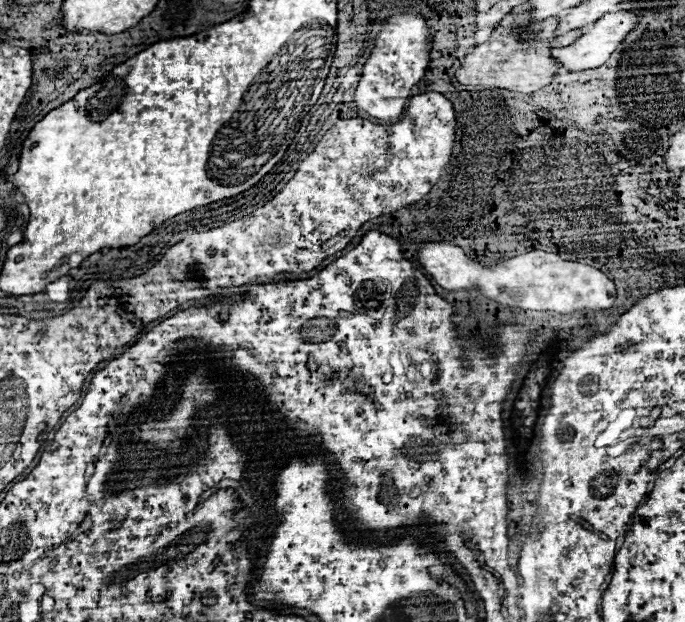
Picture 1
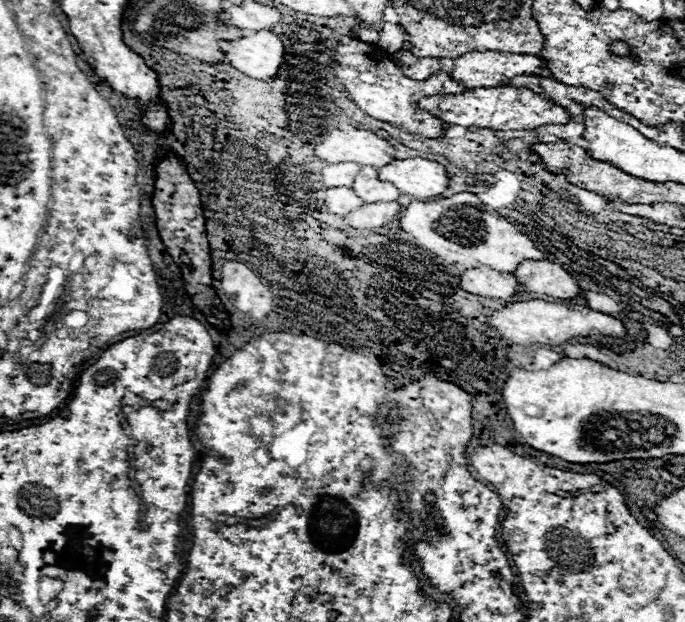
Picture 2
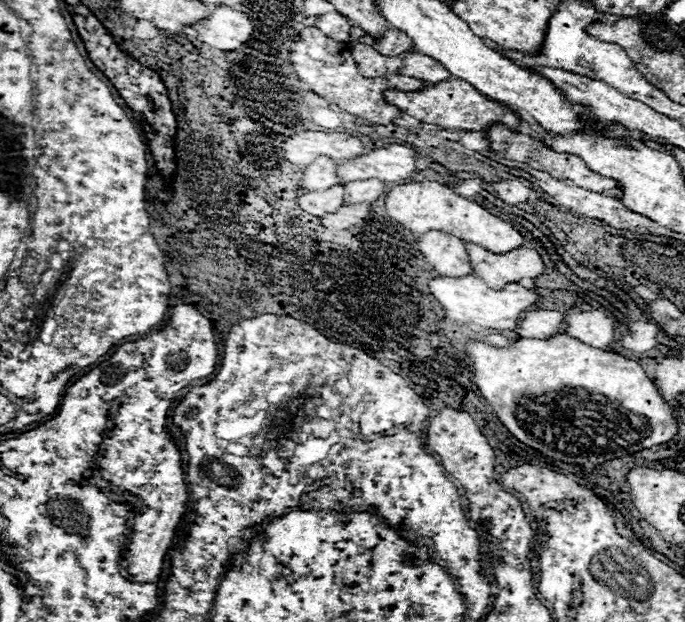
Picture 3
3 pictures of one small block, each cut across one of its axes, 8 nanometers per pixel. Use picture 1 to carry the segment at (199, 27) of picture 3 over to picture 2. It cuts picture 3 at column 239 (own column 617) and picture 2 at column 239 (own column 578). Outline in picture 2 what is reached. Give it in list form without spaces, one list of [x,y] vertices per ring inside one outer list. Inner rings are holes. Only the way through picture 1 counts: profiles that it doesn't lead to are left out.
[[[270,30],[248,32],[236,40],[218,40],[226,60],[242,74],[270,82],[280,68],[280,40]]]

